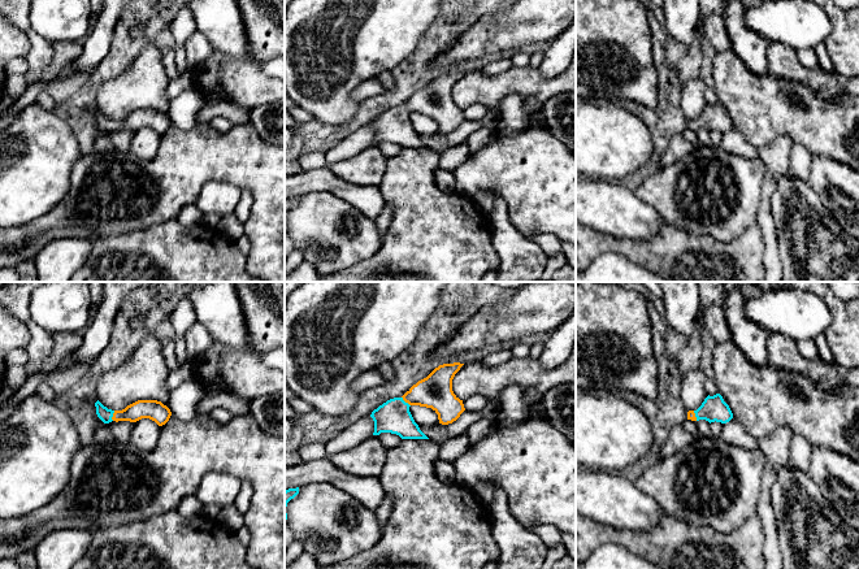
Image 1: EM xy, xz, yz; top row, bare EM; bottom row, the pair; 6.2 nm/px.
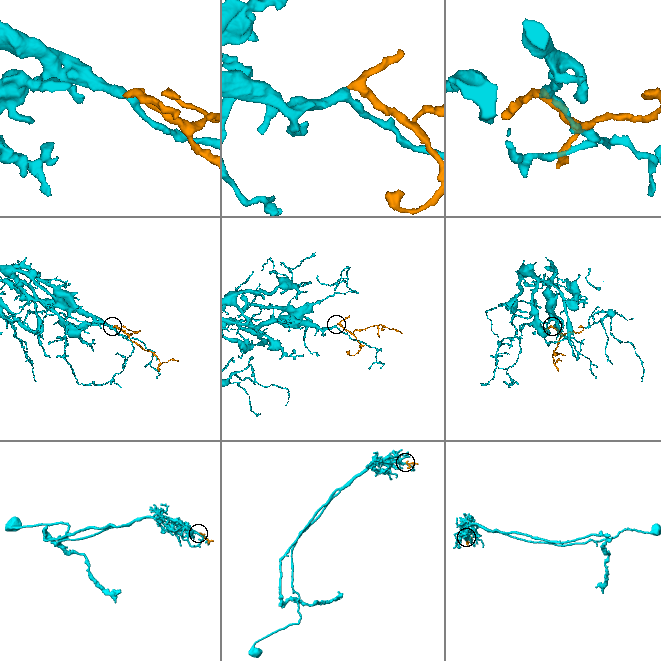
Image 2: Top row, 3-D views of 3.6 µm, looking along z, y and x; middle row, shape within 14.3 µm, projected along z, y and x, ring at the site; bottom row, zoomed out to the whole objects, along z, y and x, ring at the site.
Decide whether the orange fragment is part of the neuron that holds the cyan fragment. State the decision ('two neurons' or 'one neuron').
one neuron

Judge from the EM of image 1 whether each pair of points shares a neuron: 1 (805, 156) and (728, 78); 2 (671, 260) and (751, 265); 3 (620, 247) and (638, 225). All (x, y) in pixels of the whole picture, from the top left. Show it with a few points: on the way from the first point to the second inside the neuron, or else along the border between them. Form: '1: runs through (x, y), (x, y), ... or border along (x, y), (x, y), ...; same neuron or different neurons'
1: border along (793, 143), (801, 144), (812, 156); different neurons
2: runs through (690, 263), (695, 265), (732, 265); same neuron
3: border along (597, 231), (641, 239), (656, 234); different neurons

